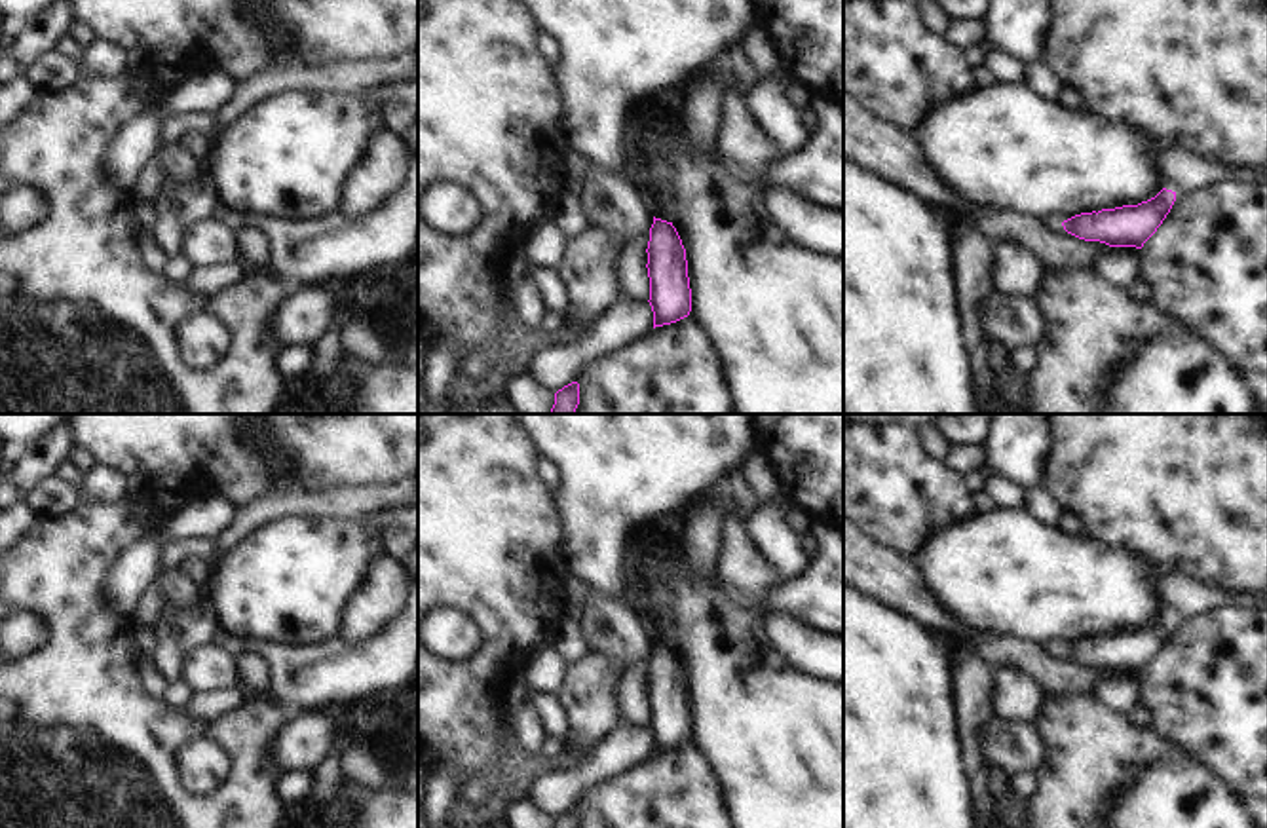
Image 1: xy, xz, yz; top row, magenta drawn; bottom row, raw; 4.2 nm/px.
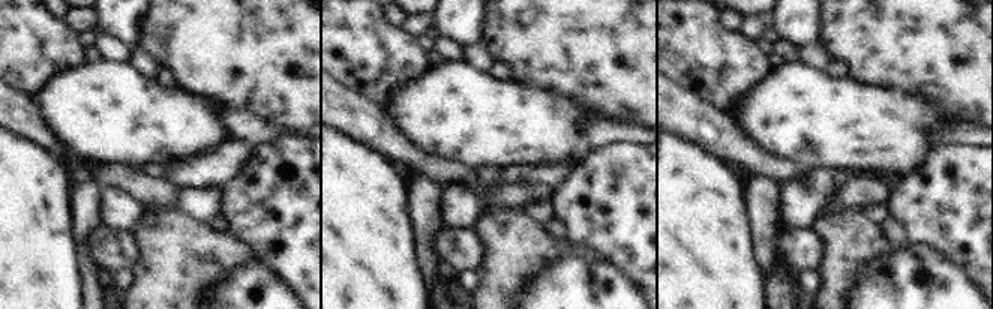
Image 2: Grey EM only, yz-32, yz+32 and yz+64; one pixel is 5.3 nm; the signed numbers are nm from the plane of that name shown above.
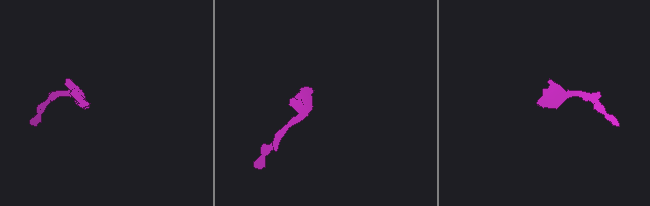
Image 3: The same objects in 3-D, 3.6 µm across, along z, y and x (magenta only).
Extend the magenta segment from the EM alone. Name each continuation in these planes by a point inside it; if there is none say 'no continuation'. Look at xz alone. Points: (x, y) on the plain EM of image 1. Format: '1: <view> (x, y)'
no continuation

